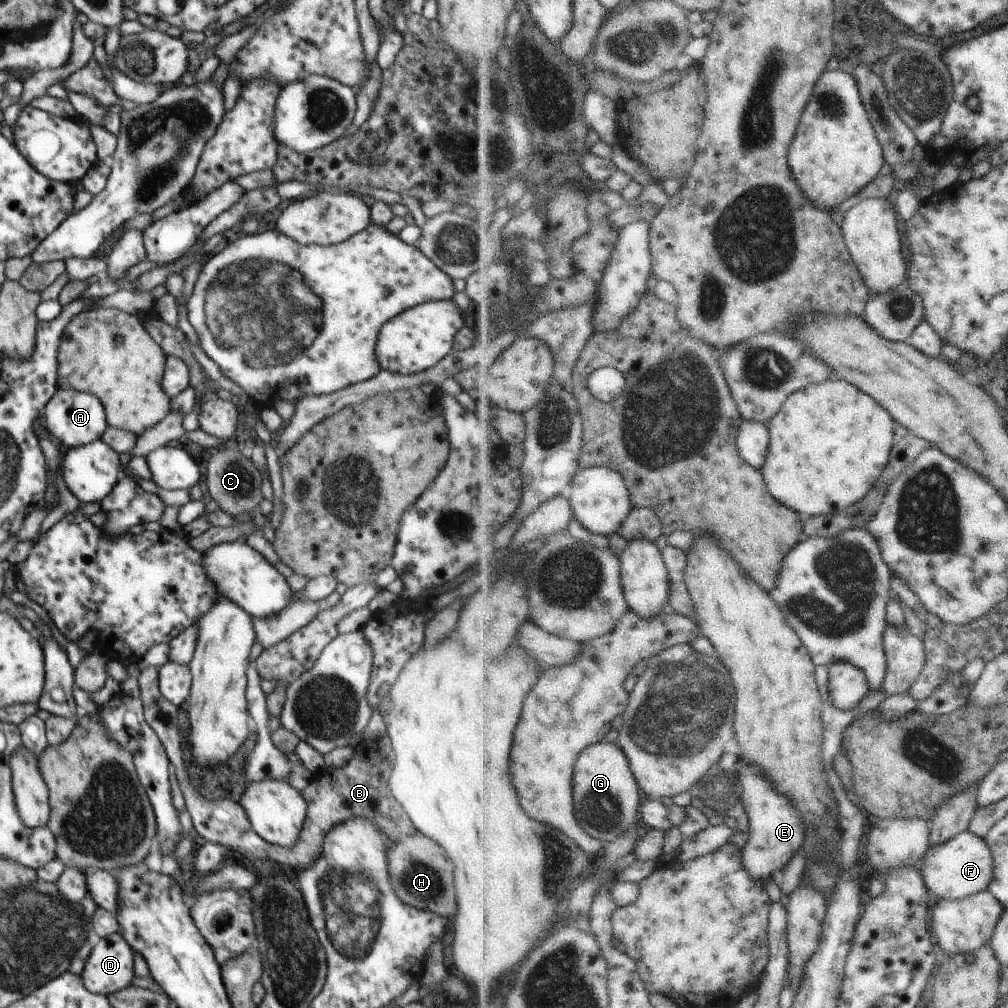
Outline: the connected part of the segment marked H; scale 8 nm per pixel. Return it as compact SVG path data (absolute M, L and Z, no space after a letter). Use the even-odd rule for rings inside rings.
M422 834L393 841L388 850L388 874L394 888L394 894L418 910L428 910L442 916L454 914L454 880L452 880L452 862L446 858L442 846Z

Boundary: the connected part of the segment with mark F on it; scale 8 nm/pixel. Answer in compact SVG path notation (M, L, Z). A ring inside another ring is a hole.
M968 829L948 840L946 844L932 846L919 865L932 893L941 899L962 900L972 894L988 891L994 876L994 858L985 838L972 834Z

